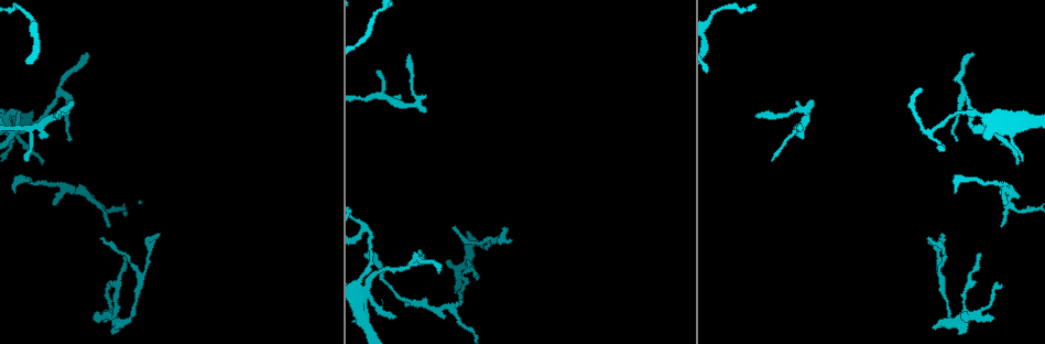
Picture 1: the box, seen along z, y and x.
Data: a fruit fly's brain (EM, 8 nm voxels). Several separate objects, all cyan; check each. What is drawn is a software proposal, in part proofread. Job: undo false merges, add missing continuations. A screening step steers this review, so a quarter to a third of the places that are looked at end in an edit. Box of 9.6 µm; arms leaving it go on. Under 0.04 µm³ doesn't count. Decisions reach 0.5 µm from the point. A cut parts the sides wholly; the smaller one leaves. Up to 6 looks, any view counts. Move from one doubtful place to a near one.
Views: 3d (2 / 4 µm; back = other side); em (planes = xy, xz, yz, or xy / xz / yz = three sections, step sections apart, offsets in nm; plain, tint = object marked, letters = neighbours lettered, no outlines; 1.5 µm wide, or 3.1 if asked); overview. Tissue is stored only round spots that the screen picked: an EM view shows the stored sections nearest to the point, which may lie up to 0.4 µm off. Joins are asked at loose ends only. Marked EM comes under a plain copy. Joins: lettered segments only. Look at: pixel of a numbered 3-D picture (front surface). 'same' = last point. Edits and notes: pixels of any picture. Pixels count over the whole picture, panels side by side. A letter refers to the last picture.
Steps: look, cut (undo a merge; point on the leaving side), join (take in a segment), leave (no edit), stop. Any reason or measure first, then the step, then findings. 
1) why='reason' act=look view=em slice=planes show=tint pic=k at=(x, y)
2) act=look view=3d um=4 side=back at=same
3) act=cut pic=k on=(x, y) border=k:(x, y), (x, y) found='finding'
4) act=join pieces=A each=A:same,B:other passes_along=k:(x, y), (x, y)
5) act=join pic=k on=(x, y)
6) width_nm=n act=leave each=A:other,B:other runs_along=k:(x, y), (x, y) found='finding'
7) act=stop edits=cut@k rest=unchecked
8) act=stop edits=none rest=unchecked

why='branch stops here' act=look view=em slice=xy step=8 show=letters pic=1 at=(437, 271)

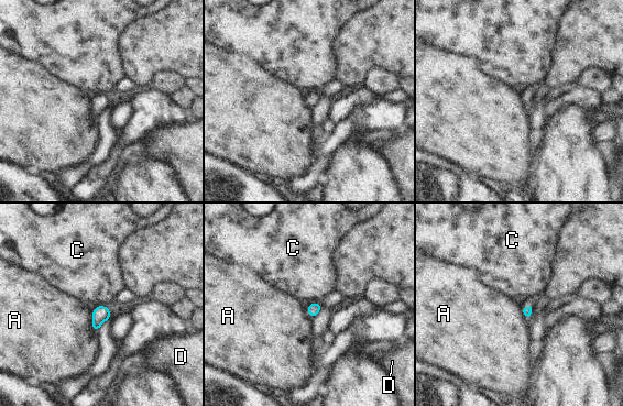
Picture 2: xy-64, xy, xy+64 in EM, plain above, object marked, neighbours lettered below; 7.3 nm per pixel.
act=leave each=A:other,C:other,D:other border=2:(91, 314), (91, 328), (96, 332) found='none of them fits'

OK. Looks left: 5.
act=look view=em slice=xz step=8 show=letters pic=1 at=(957, 141)

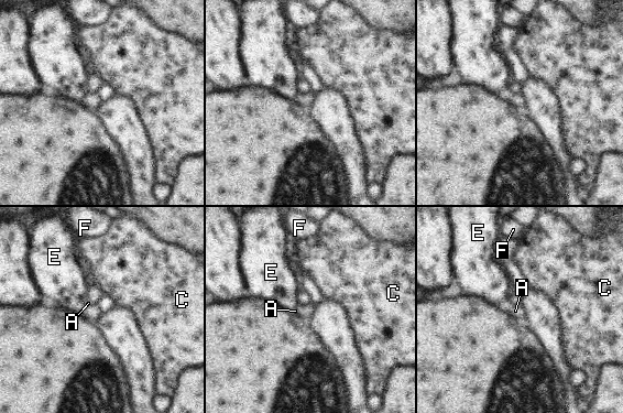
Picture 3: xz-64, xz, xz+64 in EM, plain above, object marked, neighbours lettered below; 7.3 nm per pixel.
act=look view=em slice=yz step=8 show=letters at=same

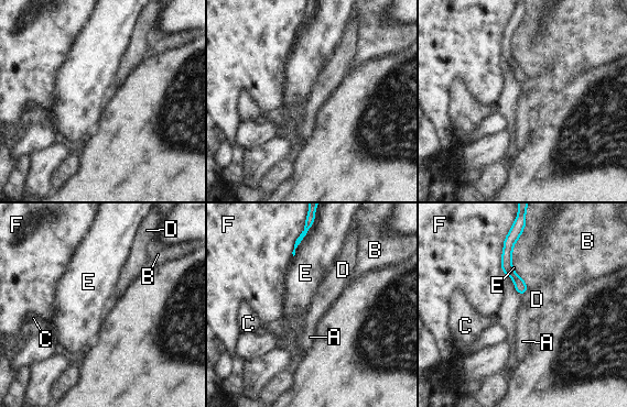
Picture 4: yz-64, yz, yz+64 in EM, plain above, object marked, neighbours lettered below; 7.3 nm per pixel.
width_nm=90 longest_contact=B:360nm act=leave each=A:other,B:other,C:other,D:other,E:other,F:other found='no lettered segment goes on from it'

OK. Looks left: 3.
why='free end' act=look view=3d um=2 pic=1 at=(41, 163)

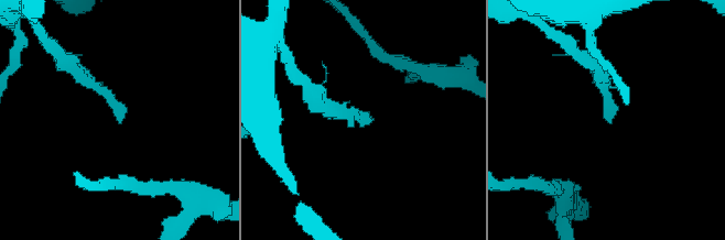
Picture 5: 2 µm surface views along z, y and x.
act=look view=em slice=planes show=letters pic=5 at=(121, 120)

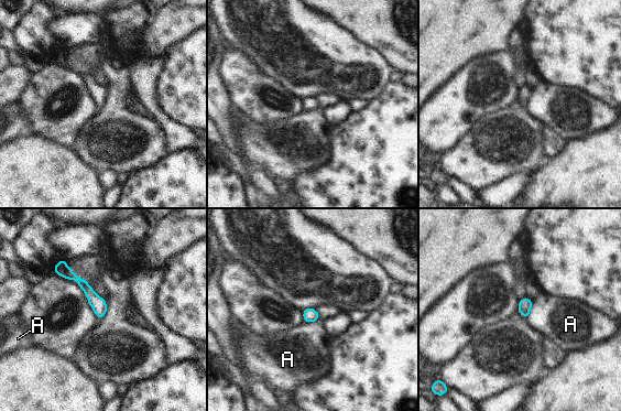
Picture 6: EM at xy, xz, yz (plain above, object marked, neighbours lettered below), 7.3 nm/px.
width_nm=100 act=leave each=A:other border=6:(533, 301), (526, 318) found='none of them fits'

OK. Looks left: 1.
act=stop edits=none rest=unchecked

